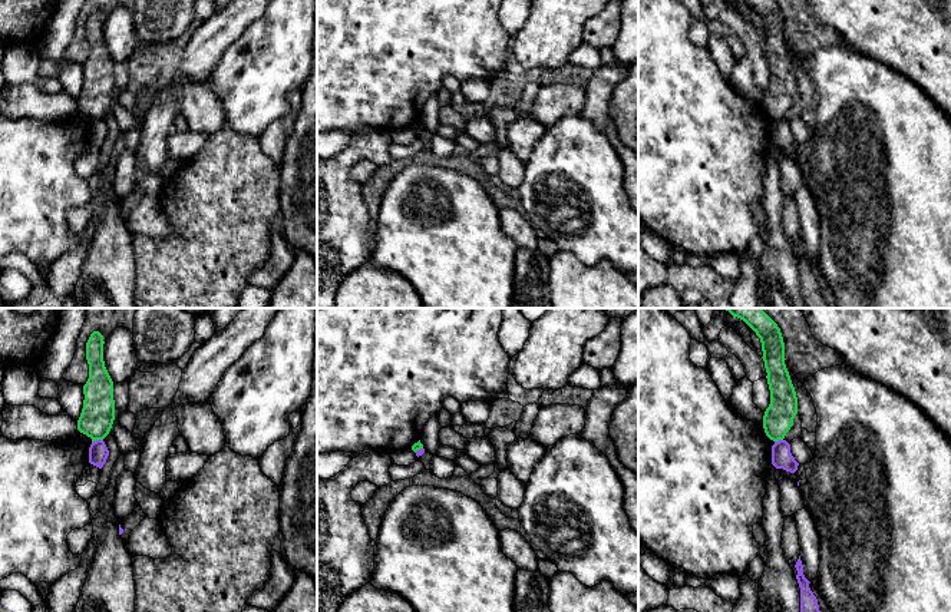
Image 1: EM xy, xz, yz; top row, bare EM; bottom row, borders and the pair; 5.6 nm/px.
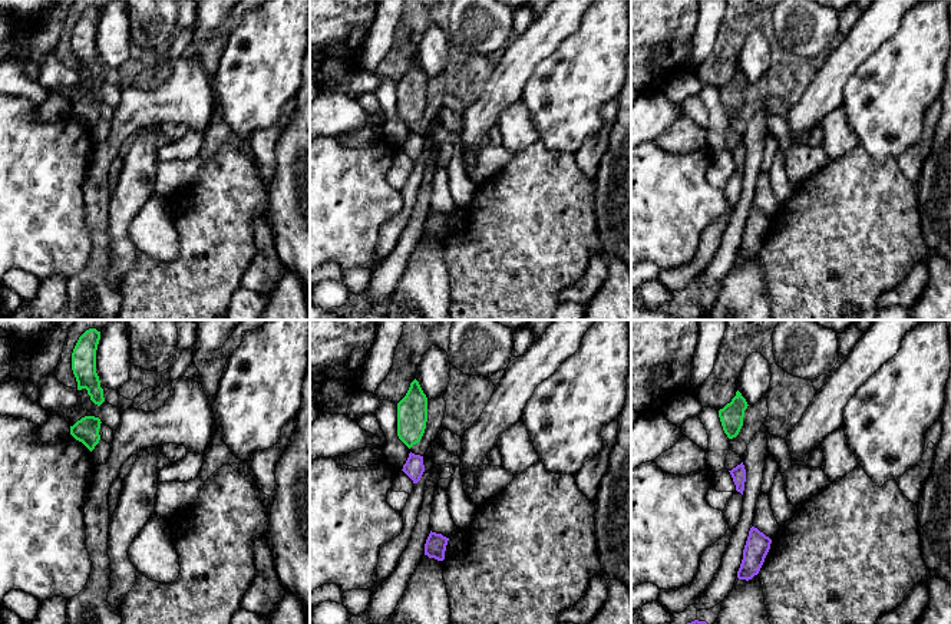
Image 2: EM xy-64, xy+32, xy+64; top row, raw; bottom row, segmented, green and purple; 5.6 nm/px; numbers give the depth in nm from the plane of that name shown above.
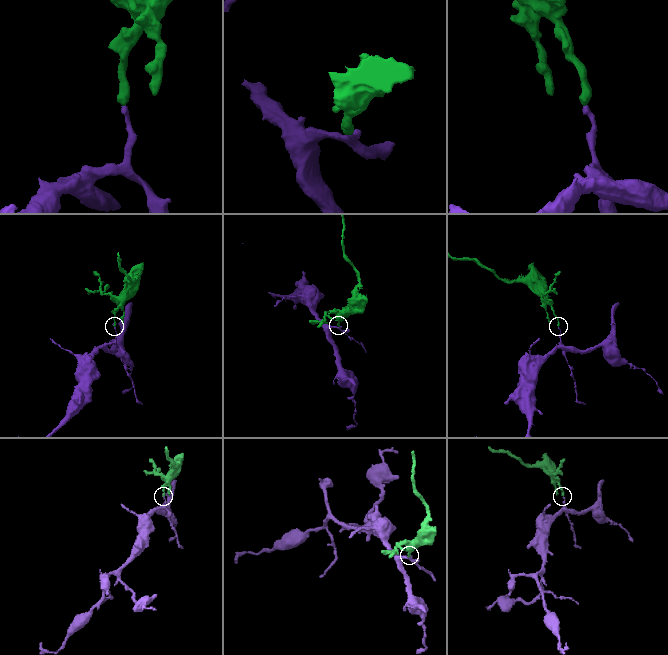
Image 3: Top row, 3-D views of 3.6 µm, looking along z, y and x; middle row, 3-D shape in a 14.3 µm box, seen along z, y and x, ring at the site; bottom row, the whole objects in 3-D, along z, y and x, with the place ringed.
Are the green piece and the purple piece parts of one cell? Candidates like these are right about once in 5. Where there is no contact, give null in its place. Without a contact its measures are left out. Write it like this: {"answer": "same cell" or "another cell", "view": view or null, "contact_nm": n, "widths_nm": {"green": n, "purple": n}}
{"answer": "another cell", "view": "xy", "contact_nm": 70, "widths_nm": {"green": 190, "purple": 110}}

